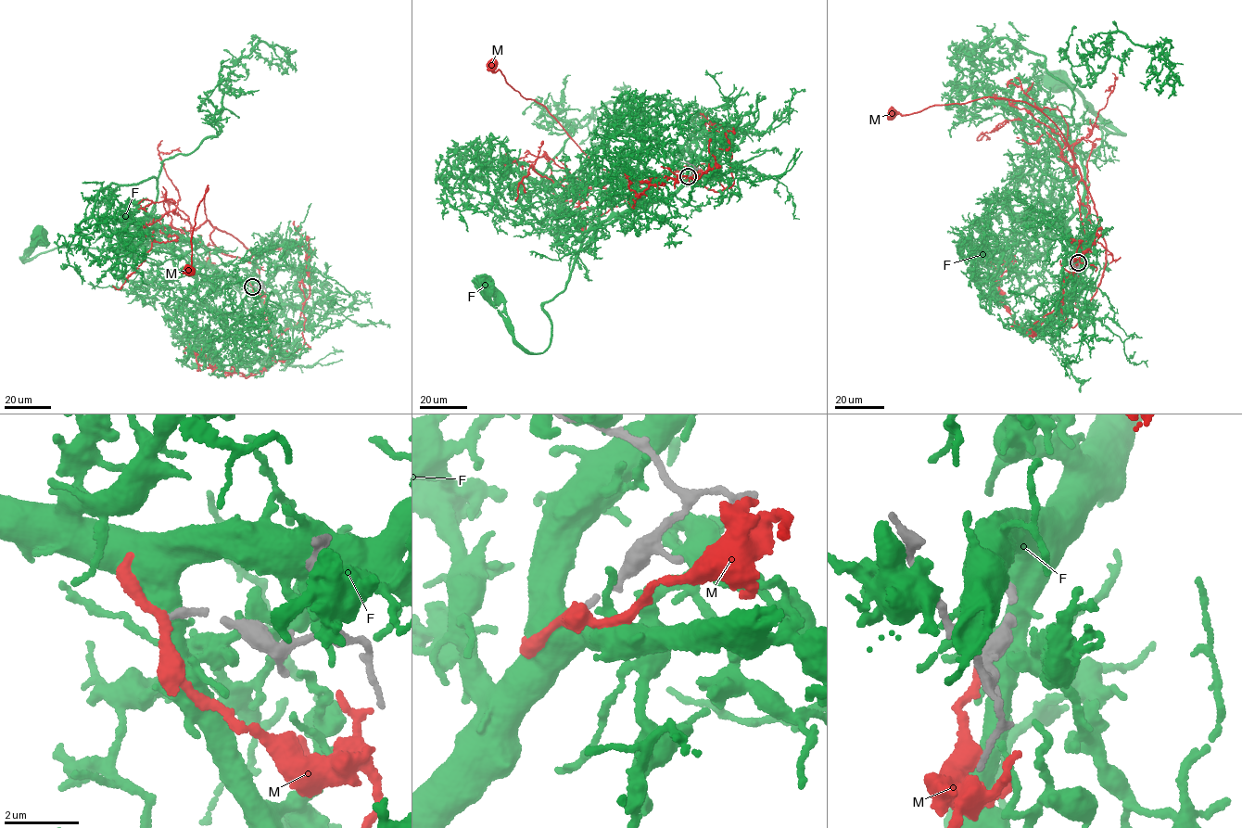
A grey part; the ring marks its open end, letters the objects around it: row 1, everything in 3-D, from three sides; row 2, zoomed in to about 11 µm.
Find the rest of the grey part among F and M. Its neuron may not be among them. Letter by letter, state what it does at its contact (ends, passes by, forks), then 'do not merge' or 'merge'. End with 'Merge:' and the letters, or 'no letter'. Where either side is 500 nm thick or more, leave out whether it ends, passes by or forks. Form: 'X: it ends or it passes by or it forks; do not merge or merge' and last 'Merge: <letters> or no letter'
F: do not merge
M: it passes by; do not merge
Merge: no letter

